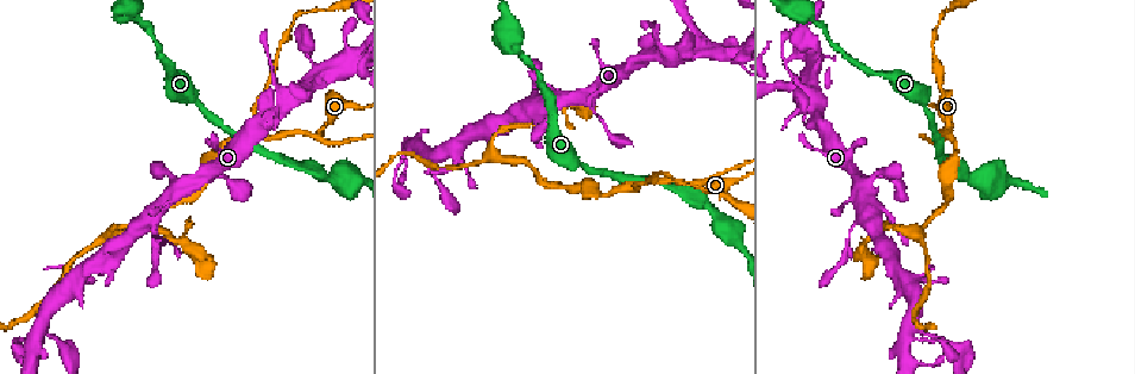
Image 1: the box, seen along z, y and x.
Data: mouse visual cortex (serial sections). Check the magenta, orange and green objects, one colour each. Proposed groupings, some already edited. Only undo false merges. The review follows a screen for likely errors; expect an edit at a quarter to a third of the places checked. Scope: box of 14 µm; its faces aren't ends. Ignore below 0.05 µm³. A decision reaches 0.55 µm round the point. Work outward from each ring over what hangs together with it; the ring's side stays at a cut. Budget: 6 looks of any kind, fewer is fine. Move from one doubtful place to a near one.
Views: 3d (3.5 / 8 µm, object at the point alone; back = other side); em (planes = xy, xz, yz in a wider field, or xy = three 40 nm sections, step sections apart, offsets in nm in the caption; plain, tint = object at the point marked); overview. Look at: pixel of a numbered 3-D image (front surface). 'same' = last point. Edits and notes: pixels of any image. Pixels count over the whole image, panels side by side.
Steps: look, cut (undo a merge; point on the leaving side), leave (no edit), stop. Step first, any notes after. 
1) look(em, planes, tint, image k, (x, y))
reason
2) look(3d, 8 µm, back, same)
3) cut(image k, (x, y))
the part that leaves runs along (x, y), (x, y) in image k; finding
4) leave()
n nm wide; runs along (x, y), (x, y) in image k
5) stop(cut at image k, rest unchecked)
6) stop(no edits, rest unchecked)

look(em, planes, tint, image 1, (320, 133))
arms part here

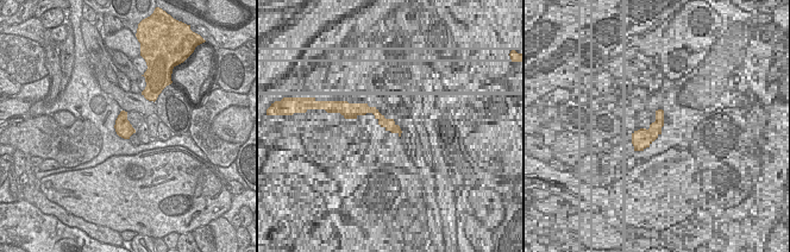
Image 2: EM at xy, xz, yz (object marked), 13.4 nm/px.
look(3d, 3.5 µm, same)

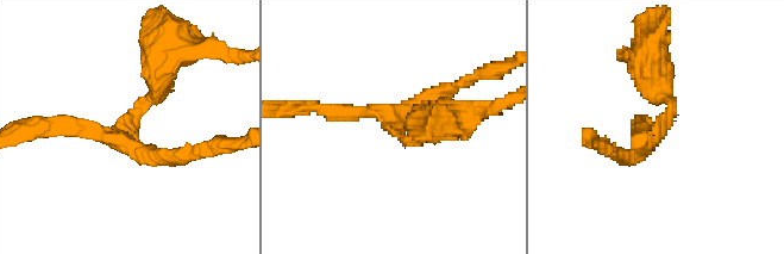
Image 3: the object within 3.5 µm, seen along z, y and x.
leave()
3 arms; arms of 200, 200, 250 nm; runs along (161, 75), (120, 135), (48, 123) in image 3; all the same cell

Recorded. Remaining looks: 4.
look(3d, 3.5 µm, image 1, (313, 74))
a narrow waist

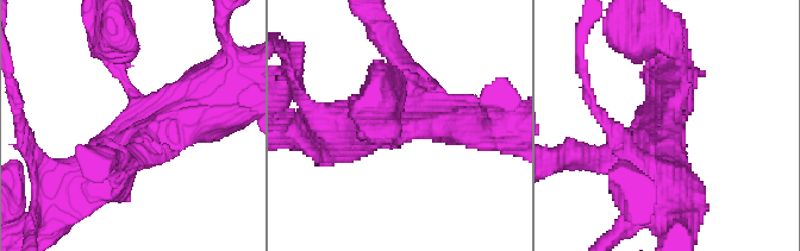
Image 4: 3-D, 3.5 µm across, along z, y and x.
look(em, xy, step 2, tint, image 4, (136, 120))
4 arms; arms of 150, 250, 600, 600 nm

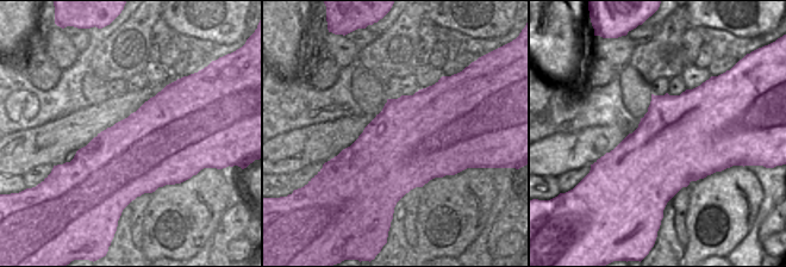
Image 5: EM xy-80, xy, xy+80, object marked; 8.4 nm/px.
leave()
all the same cell

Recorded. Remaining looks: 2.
stop(no edits, rest unchecked)

